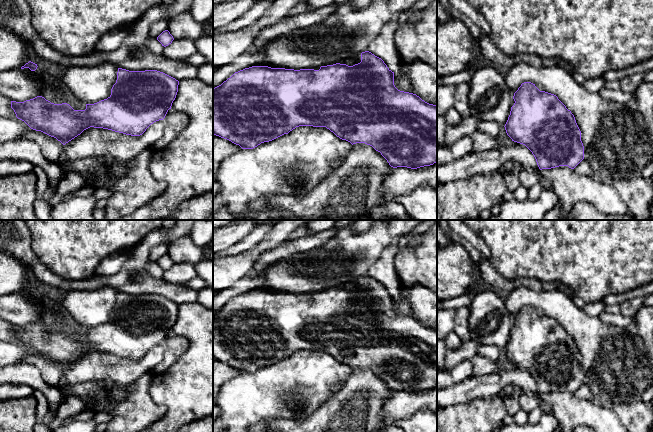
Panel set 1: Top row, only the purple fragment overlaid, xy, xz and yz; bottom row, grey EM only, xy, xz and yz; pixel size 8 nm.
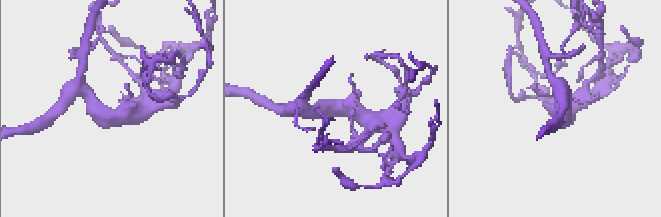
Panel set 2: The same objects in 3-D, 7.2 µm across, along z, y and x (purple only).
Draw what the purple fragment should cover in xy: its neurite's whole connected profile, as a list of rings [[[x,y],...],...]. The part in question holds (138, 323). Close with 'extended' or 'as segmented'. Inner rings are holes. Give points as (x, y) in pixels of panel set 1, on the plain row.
[[[118,292],[111,319],[97,327],[85,329],[77,322],[48,325],[37,320],[24,326],[11,325],[11,332],[16,341],[31,353],[54,361],[63,369],[90,351],[140,360],[151,348],[165,342],[176,322],[178,309],[178,304],[157,294],[129,295]]]; extended

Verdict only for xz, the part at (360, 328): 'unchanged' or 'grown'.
grown

